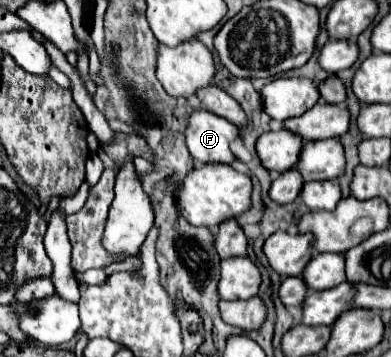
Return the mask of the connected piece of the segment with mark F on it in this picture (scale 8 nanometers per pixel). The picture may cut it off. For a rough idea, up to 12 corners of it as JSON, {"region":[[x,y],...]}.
{"region":[[204,109],[184,131],[196,163],[232,163],[238,127]]}

